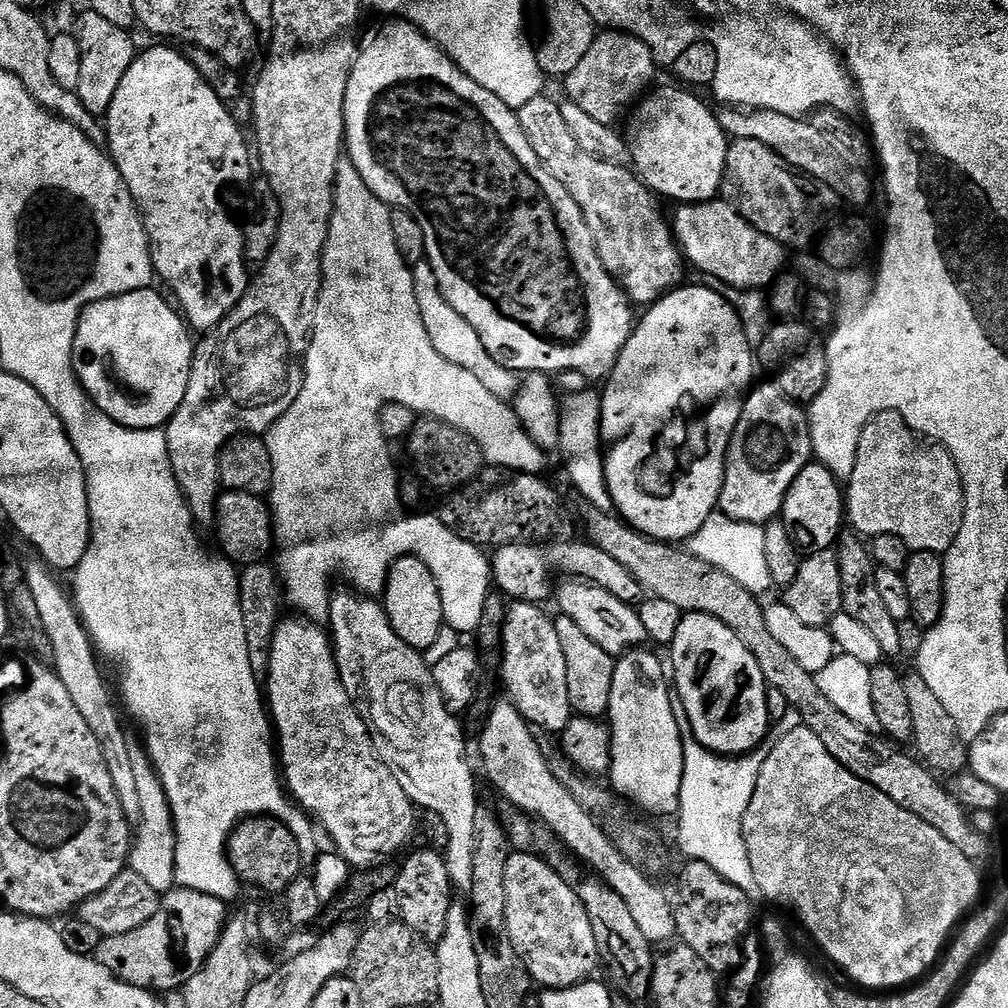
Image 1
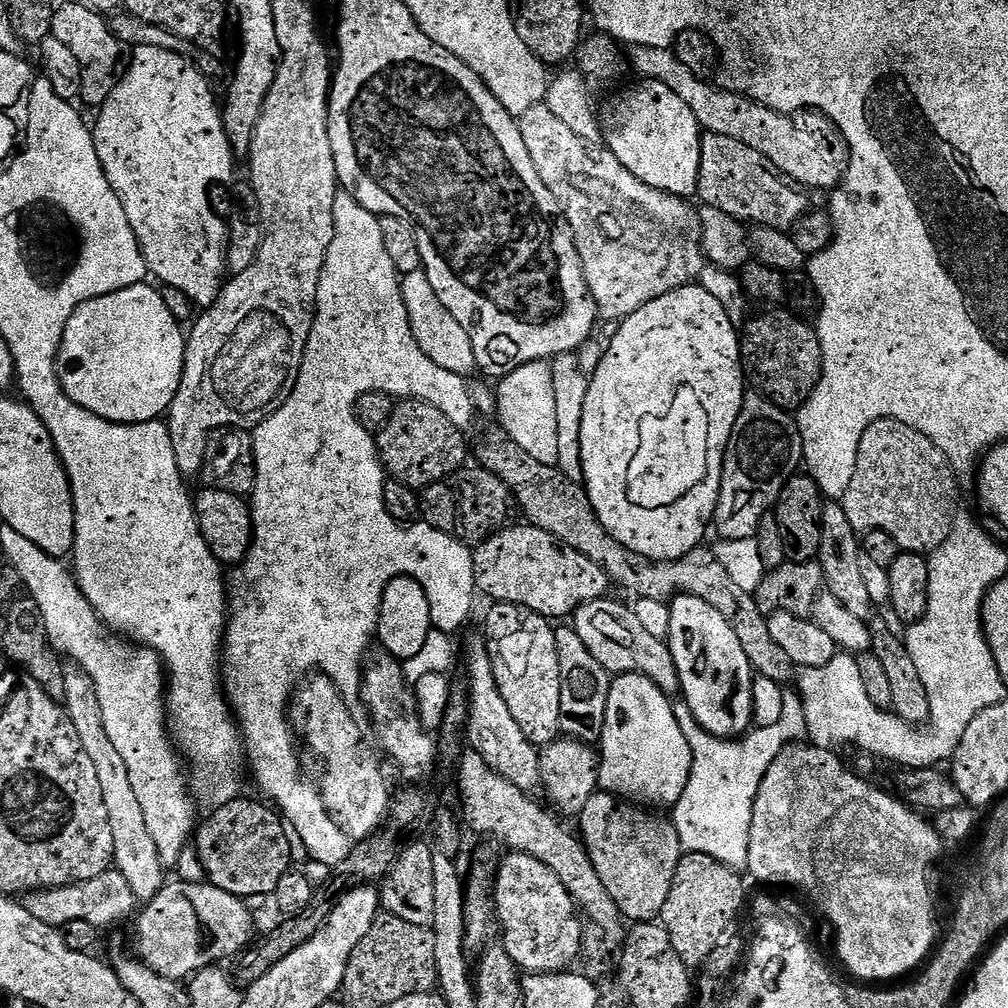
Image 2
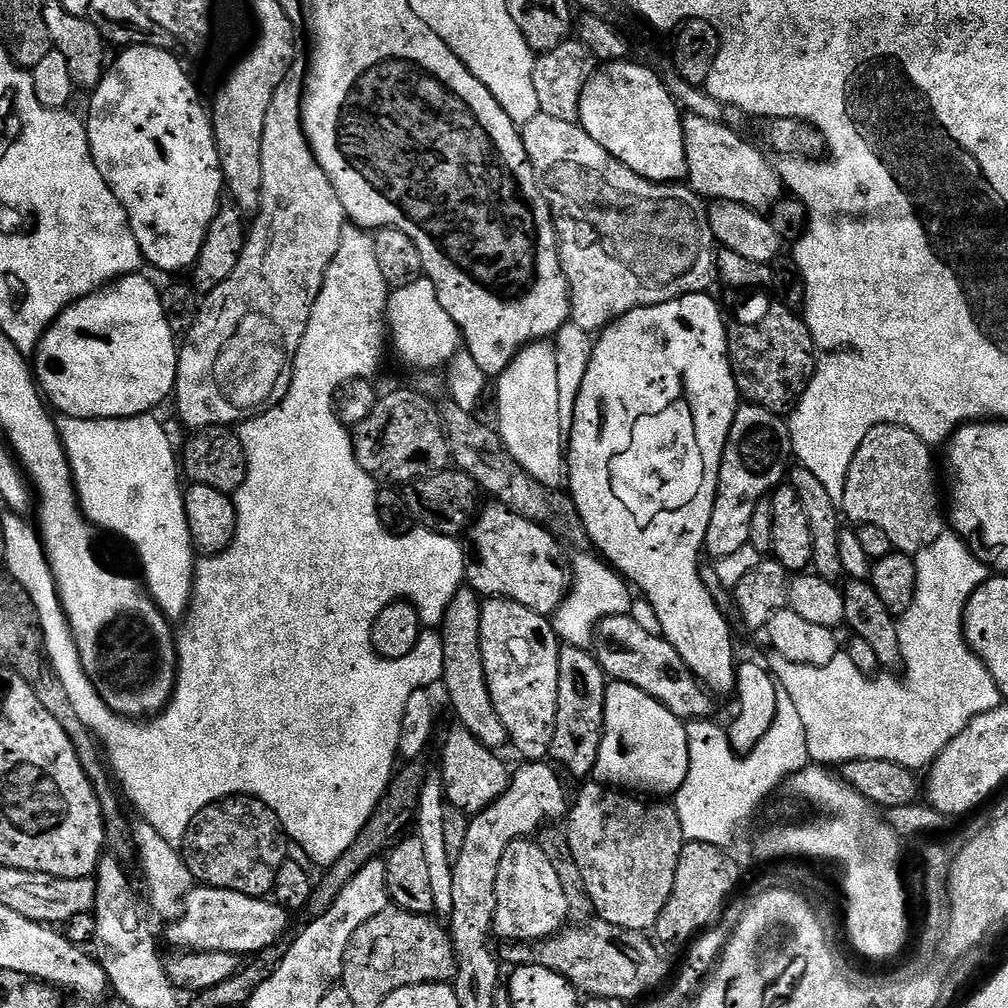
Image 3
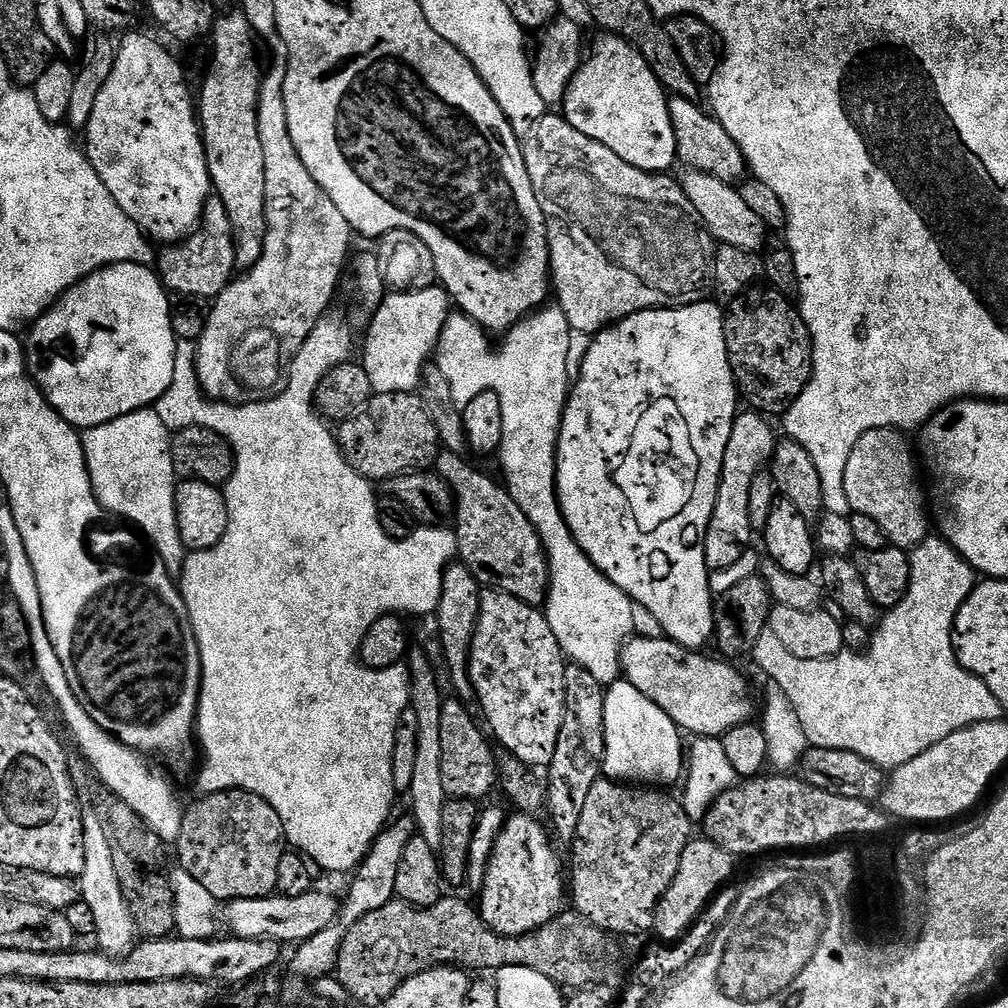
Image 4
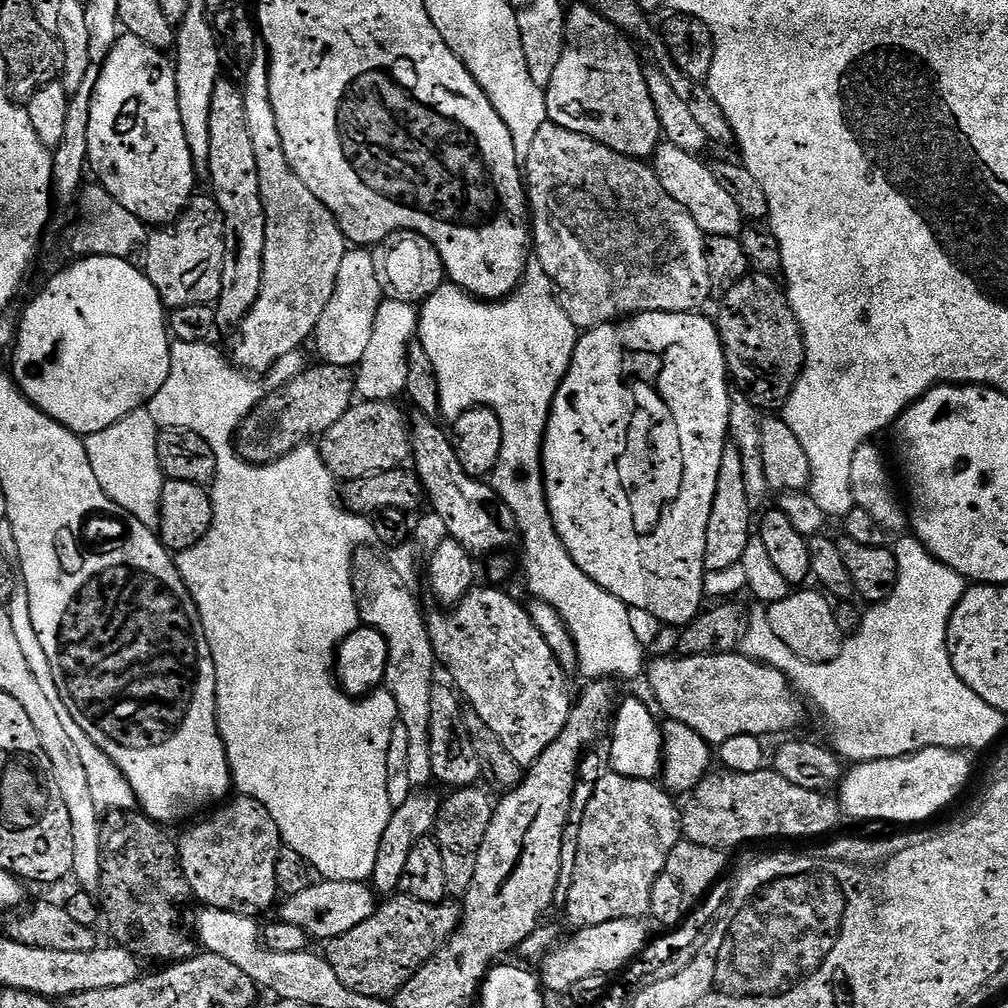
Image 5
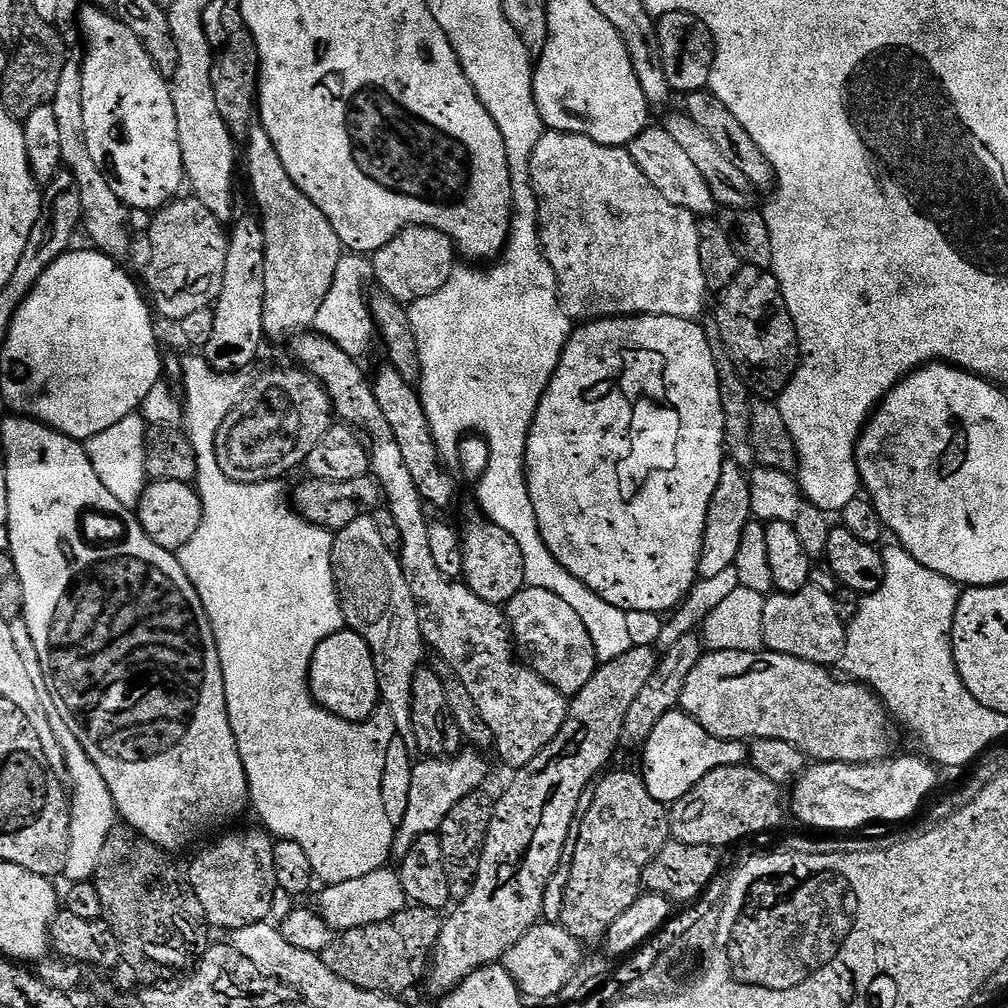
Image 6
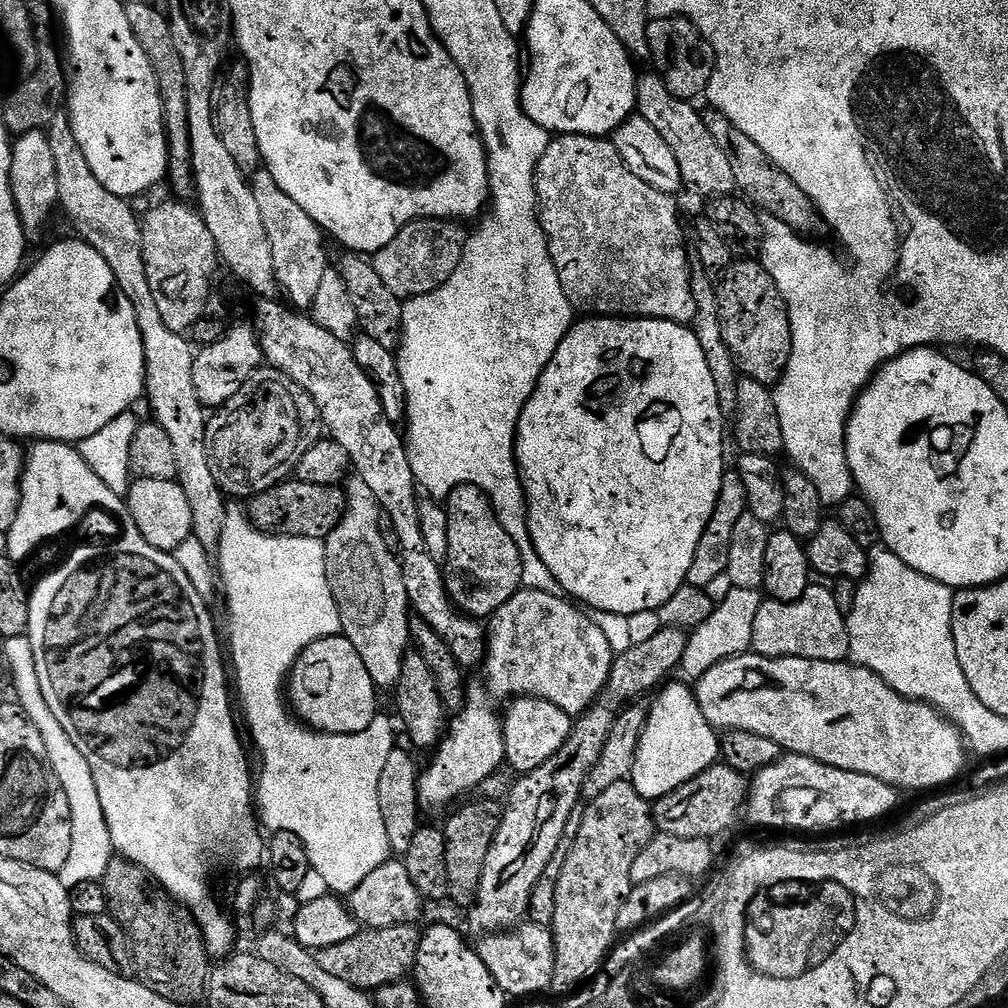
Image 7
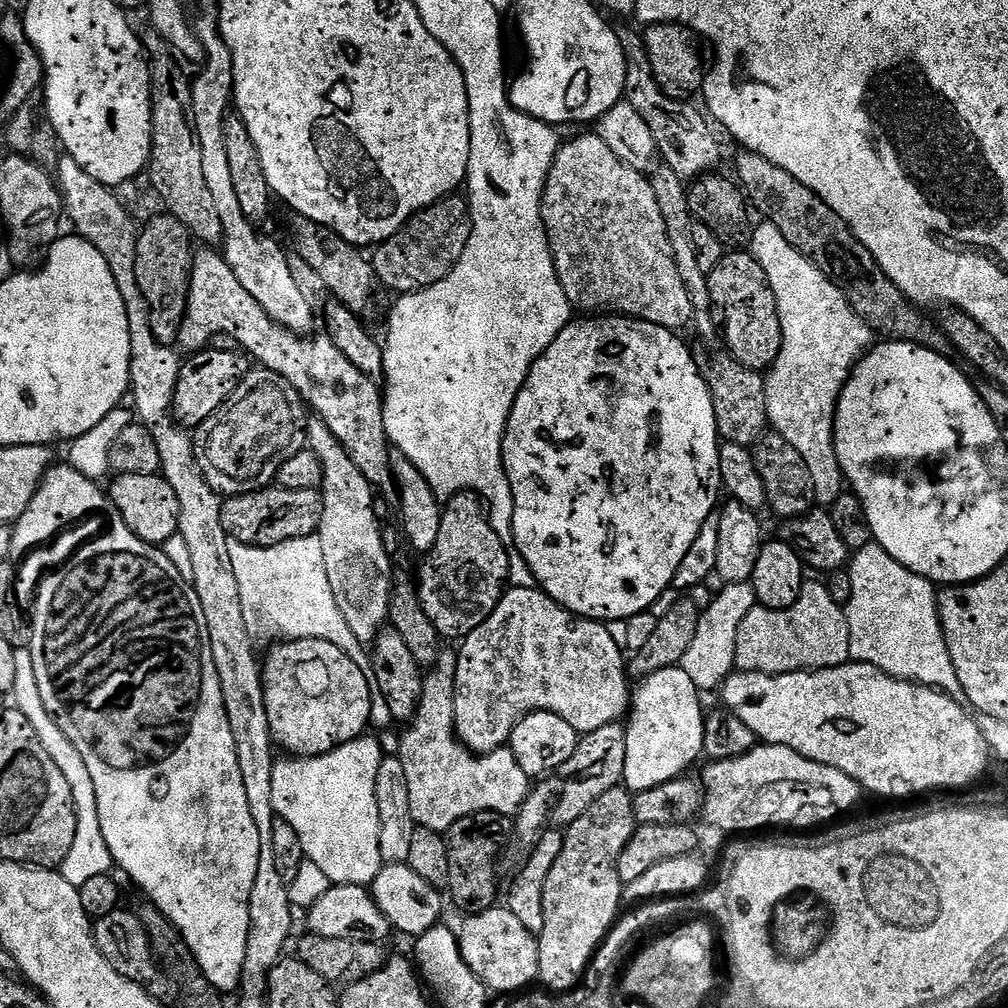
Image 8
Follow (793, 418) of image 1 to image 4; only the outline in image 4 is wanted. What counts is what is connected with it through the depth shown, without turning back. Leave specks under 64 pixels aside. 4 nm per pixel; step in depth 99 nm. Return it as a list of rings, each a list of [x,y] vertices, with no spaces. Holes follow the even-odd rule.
[[[744,410],[737,415],[730,430],[730,442],[726,442],[726,454],[722,458],[722,474],[718,494],[714,502],[714,514],[706,530],[704,553],[709,569],[716,572],[733,566],[750,548],[754,539],[750,522],[750,486],[758,473],[765,471],[778,443],[778,435],[761,413]]]

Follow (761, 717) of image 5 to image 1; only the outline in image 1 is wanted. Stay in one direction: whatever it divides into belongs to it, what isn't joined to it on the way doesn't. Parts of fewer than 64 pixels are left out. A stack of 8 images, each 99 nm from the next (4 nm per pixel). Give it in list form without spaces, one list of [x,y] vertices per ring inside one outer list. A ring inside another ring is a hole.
[[[568,578],[565,584],[555,589],[554,601],[560,609],[559,615],[572,618],[574,625],[613,658],[619,658],[626,652],[639,649],[649,643],[646,629],[642,627],[642,618],[633,605],[618,602],[614,594],[606,594],[596,584],[590,584],[579,578]]]

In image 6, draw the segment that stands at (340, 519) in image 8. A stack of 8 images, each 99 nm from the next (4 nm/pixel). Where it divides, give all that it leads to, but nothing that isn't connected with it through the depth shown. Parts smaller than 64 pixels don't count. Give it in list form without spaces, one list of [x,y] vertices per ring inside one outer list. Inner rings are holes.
[[[372,514],[354,518],[350,526],[335,533],[332,569],[347,631],[357,632],[366,640],[366,646],[370,646],[383,707],[394,718],[398,739],[415,749],[412,687],[416,672],[425,663],[426,645],[418,626],[414,594],[410,594],[406,574],[402,574],[399,555],[391,553],[382,543]]]

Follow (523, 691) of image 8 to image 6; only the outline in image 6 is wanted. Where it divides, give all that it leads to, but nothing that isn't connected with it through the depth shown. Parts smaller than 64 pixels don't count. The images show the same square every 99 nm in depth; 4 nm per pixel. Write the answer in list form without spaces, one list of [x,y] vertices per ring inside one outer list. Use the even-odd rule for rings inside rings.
[[[525,586],[508,601],[506,615],[514,647],[523,663],[550,682],[550,686],[571,698],[590,682],[598,667],[594,642],[590,642],[590,633],[586,631],[582,618],[578,618],[578,613],[564,599],[550,594],[550,590]],[[461,750],[457,756],[443,758],[424,758],[412,765],[410,778],[410,799],[406,806],[406,818],[394,832],[391,855],[399,858],[410,851],[410,846],[422,834],[439,833],[442,822],[446,822],[446,814],[466,798],[466,794],[481,791],[485,787],[484,779],[488,776],[488,764],[476,750]]]

